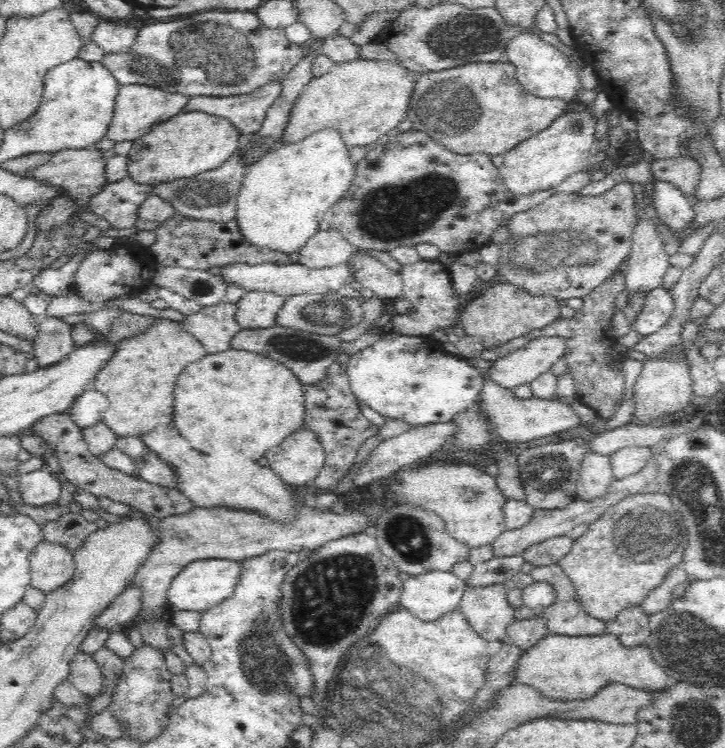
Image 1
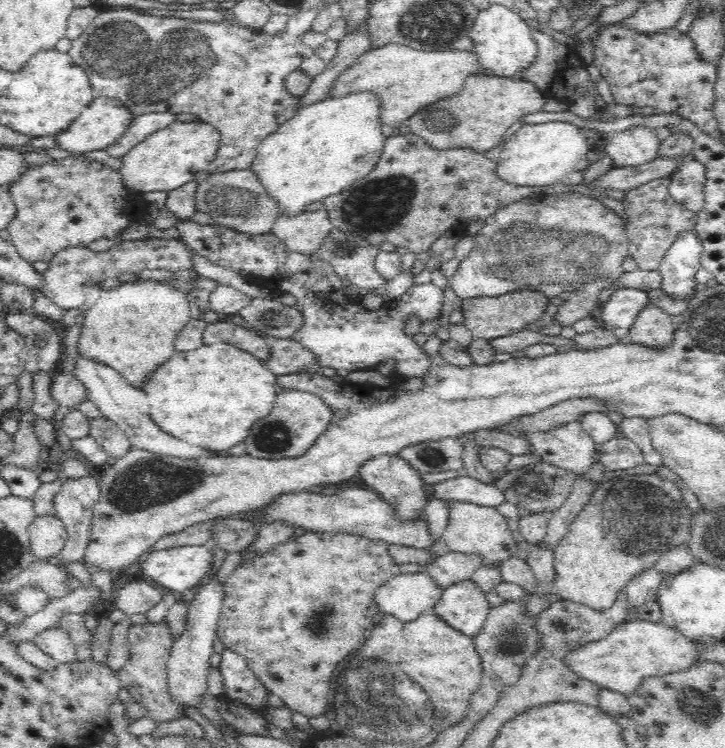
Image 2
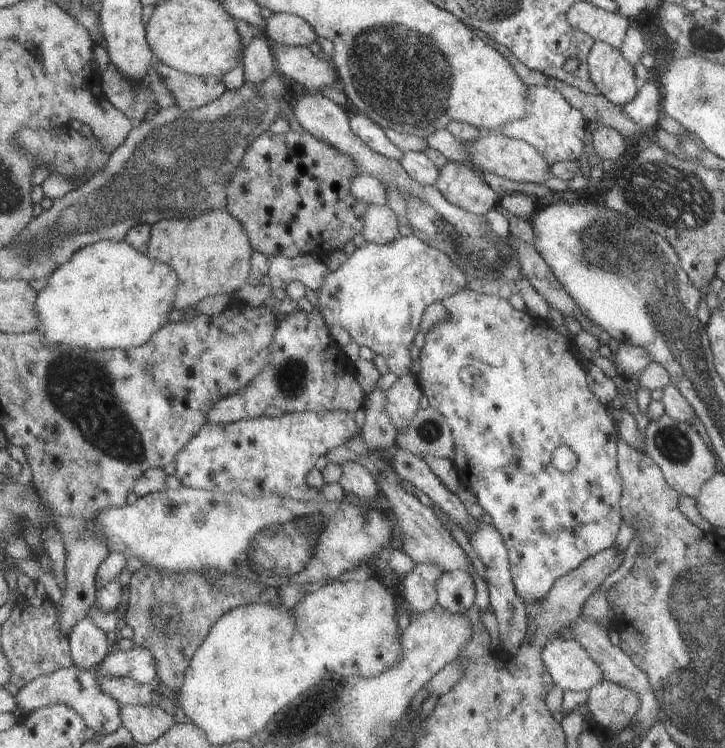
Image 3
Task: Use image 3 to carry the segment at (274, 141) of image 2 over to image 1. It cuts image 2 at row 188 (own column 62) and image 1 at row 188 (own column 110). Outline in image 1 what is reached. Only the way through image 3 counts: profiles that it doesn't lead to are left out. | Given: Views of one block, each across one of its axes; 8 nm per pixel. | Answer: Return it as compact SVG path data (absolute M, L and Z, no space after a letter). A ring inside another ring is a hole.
M326 128L298 142L270 148L249 165L240 187L235 218L244 238L260 250L288 255L302 250L310 236L318 232L325 212L350 188L356 171L349 149L339 130Z

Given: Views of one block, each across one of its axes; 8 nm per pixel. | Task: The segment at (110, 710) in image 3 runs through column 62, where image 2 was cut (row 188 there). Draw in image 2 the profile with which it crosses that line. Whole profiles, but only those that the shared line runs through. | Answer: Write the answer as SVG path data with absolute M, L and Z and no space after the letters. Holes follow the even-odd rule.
M690 158L682 161L669 177L670 197L684 208L699 213L705 204L706 166Z

